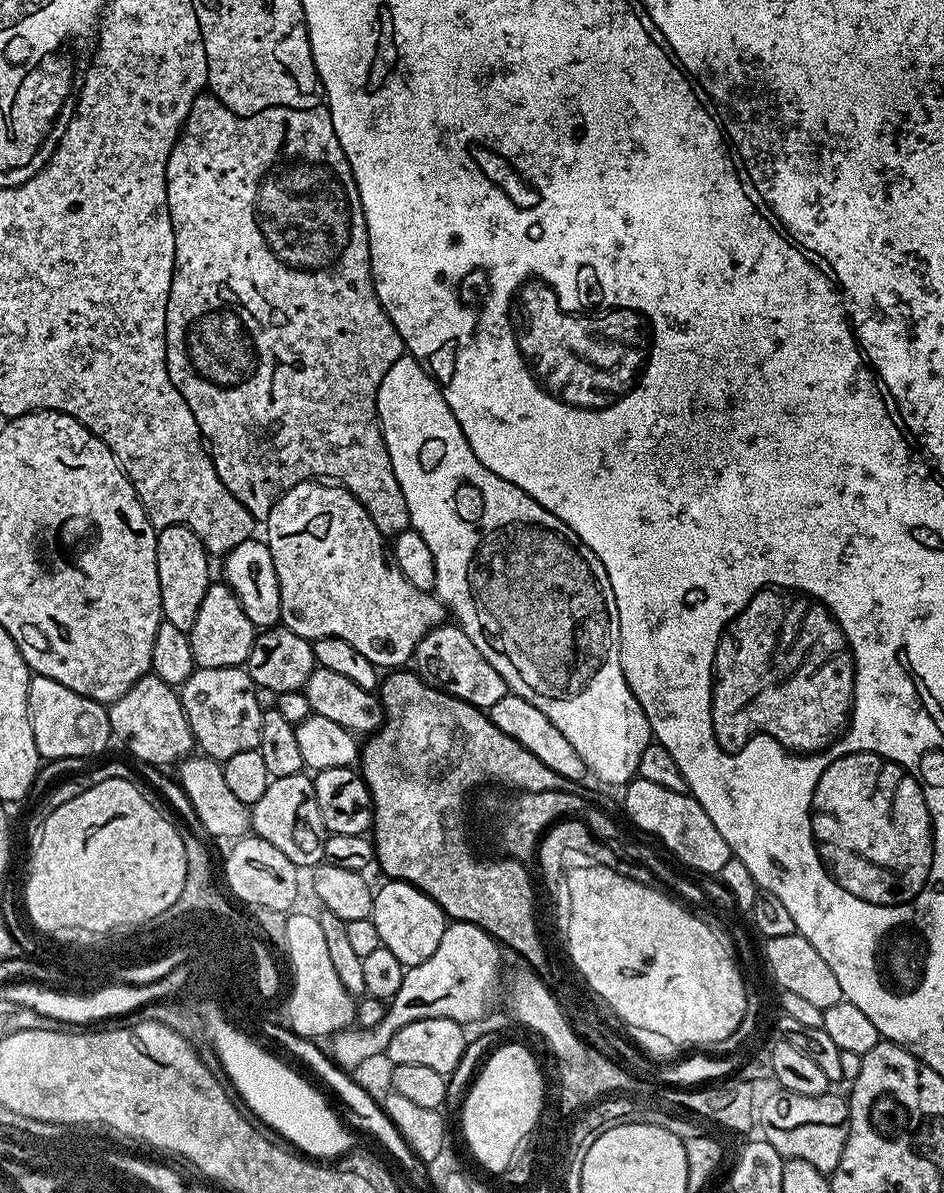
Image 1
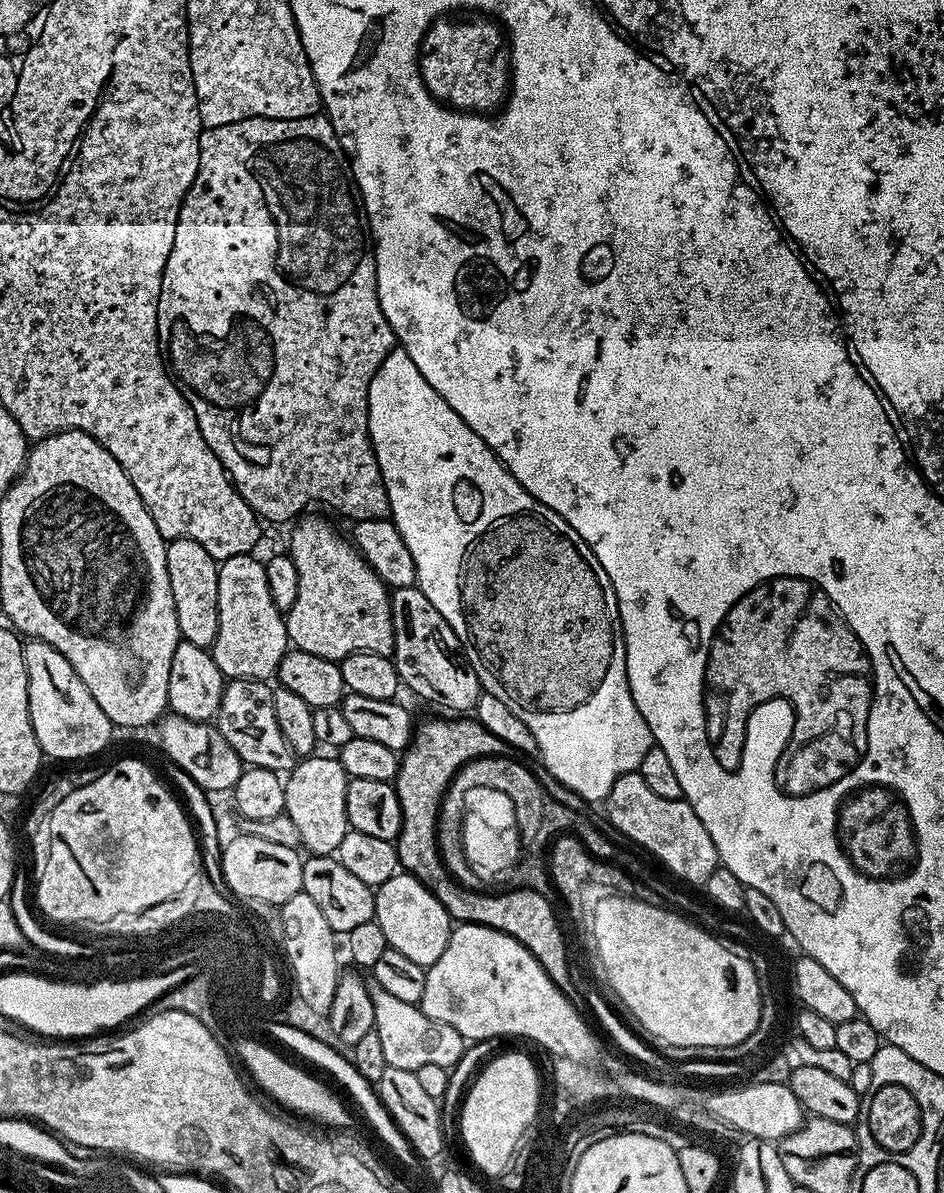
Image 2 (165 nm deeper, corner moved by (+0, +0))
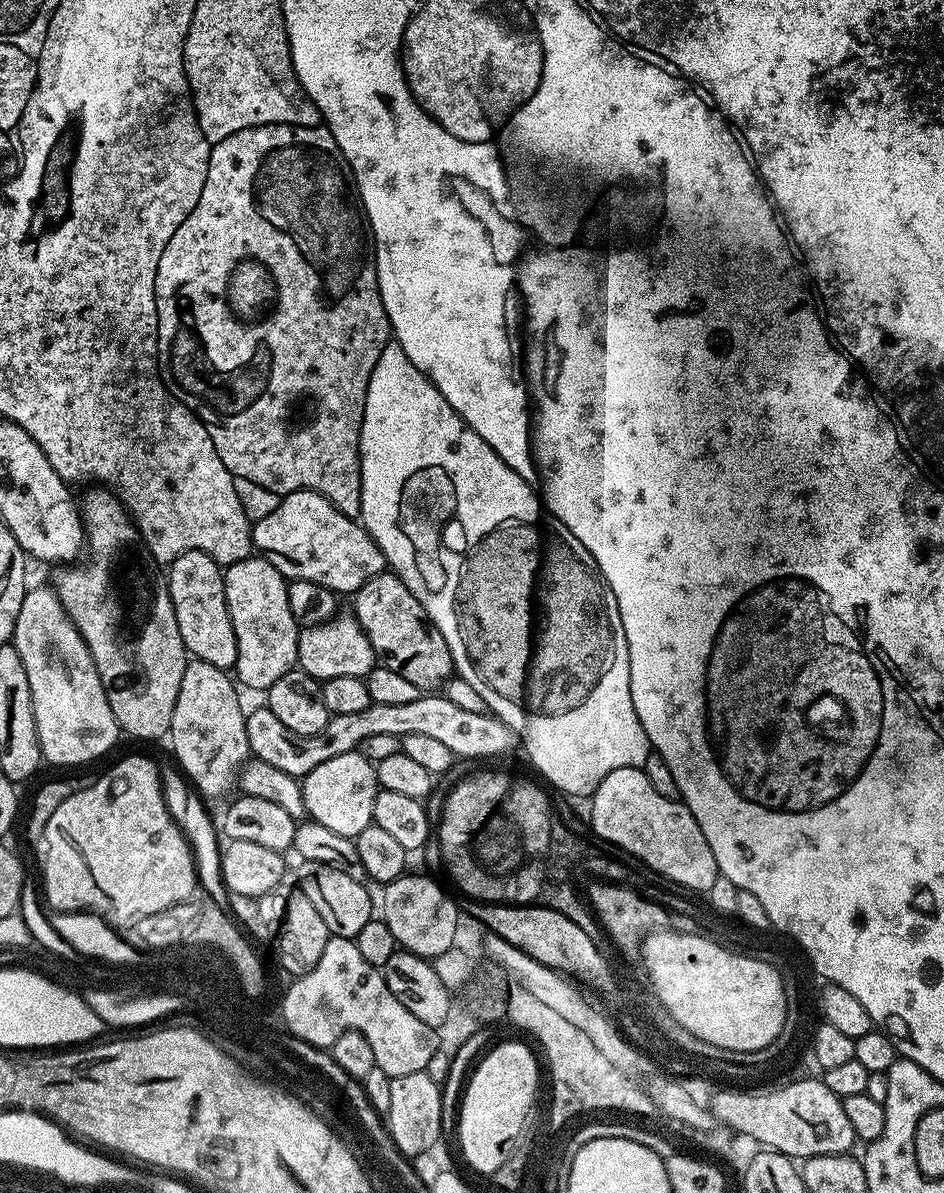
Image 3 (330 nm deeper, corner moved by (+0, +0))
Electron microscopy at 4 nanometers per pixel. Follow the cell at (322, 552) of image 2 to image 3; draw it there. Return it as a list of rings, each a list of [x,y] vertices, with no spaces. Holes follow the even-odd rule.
[[[337,614],[325,624],[310,626],[301,631],[296,655],[299,671],[323,682],[330,678],[350,678],[351,676],[366,678],[372,669],[377,667],[376,652],[370,646],[370,638],[366,638],[355,615],[347,615]]]

